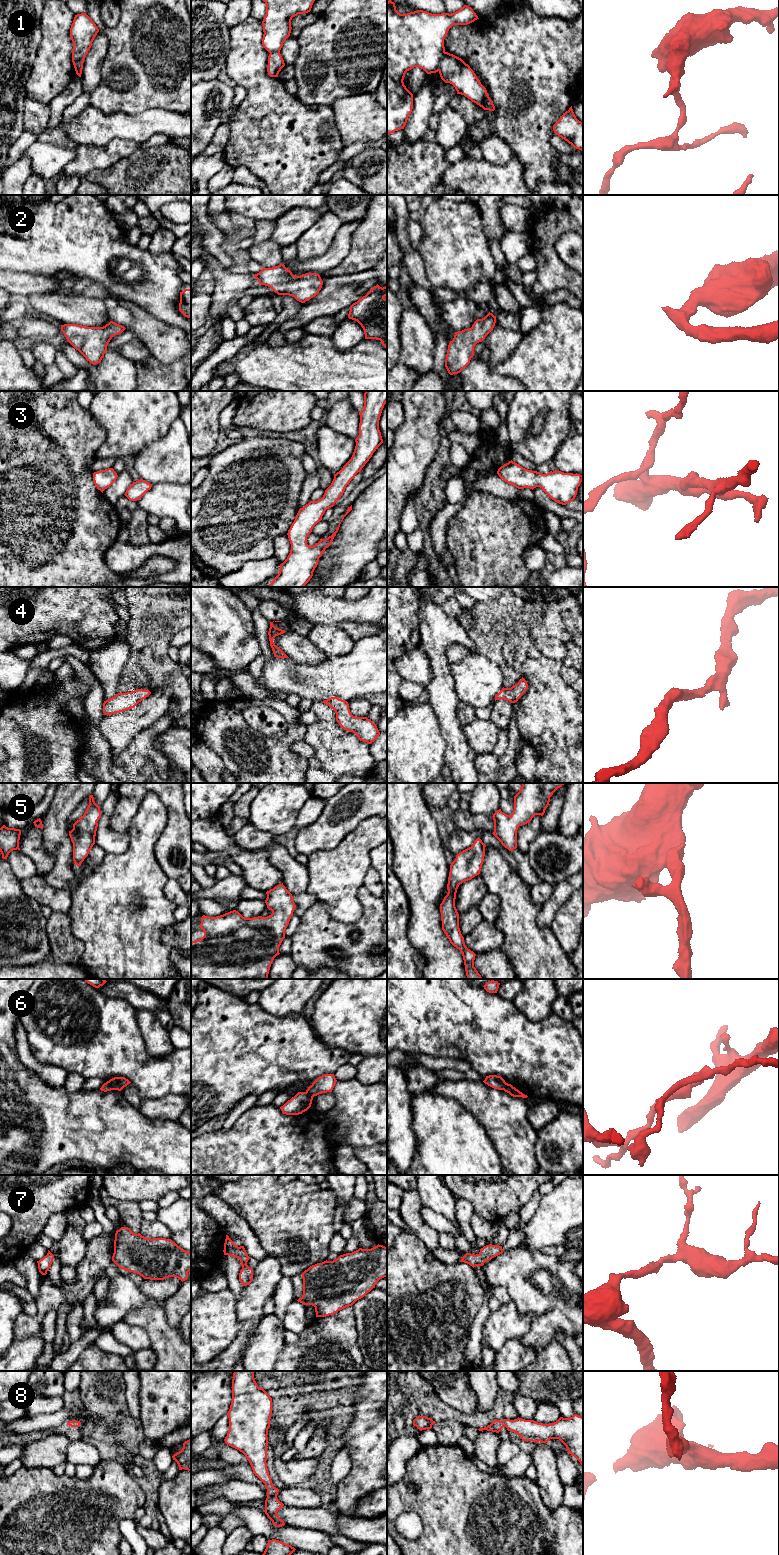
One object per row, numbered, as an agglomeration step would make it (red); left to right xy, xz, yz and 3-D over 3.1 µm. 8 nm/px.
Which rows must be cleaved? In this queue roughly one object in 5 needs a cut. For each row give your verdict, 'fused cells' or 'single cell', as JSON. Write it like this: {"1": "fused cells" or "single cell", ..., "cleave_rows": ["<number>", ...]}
{"1": "fused cells", "2": "single cell", "3": "single cell", "4": "single cell", "5": "single cell", "6": "fused cells", "7": "single cell", "8": "single cell", "cleave_rows": ["1", "6"]}

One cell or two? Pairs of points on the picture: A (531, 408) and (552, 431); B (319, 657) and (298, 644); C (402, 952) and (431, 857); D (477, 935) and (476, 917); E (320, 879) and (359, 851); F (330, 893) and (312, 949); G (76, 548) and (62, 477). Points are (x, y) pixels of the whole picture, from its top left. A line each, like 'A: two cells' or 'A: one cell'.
A: one cell
B: one cell
C: two cells
D: two cells
E: one cell
F: two cells
G: one cell

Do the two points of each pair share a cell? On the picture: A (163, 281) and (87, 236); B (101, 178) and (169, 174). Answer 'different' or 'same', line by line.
A: same
B: same

